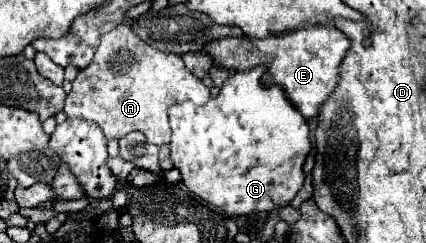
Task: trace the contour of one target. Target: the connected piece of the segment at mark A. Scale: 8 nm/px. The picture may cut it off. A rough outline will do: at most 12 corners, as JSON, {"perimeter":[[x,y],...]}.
{"perimeter":[[123,23],[65,99],[107,139],[167,145],[167,109],[209,99],[175,53]]}

